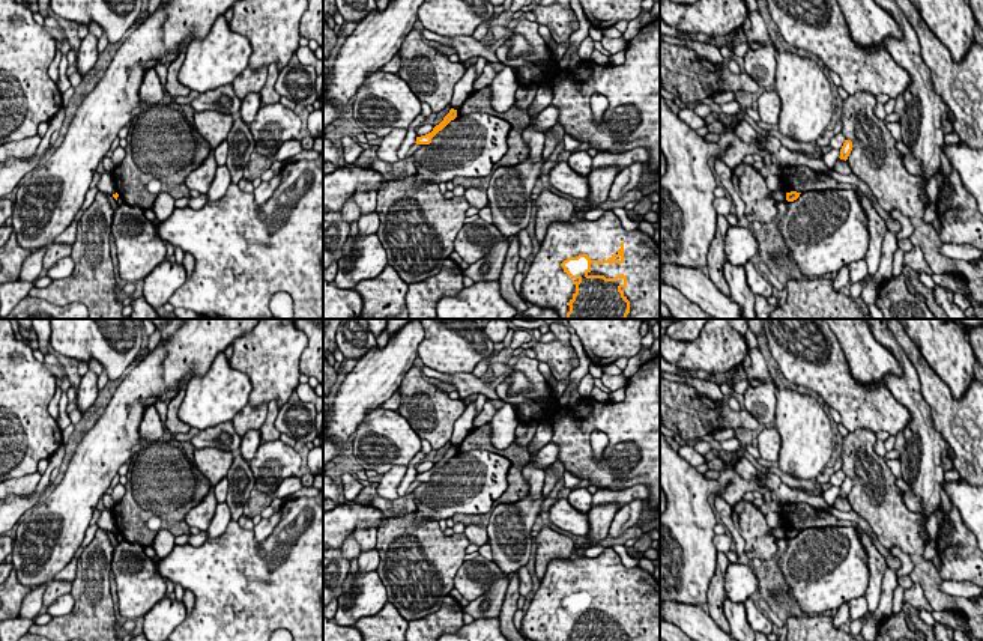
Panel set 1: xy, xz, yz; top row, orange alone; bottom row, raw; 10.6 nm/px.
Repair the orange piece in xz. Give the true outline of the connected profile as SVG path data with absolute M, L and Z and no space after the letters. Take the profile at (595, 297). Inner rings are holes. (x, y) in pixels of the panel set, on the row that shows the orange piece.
M613 209L595 221L552 223L519 295L532 305L555 310L561 319L660 319L660 247L642 230L625 230Z

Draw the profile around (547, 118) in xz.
M553 105L546 107L538 116L529 122L528 126L544 132L549 128L553 128L558 123L558 108Z

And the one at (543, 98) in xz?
M540 86L532 104L526 108L528 116L532 117L535 113L543 111L552 104L553 92L550 87Z

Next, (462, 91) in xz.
M470 63L469 66L466 66L464 77L454 87L454 95L451 99L451 107L454 110L458 110L461 104L470 96L475 78L476 78L476 68L475 63Z

